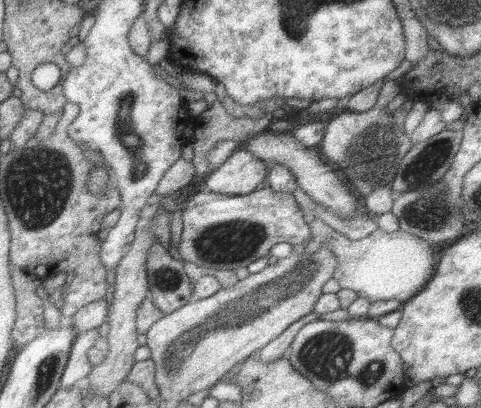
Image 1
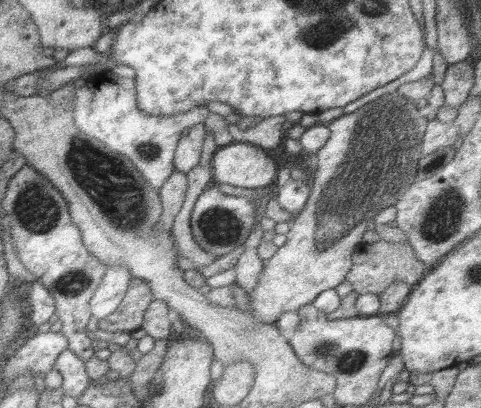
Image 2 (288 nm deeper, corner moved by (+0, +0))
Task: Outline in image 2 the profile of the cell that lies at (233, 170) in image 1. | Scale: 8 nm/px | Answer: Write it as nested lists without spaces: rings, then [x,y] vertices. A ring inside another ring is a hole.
[[[231,142],[213,154],[213,184],[229,184],[235,188],[251,188],[265,192],[277,180],[279,168],[263,152],[263,148]]]

